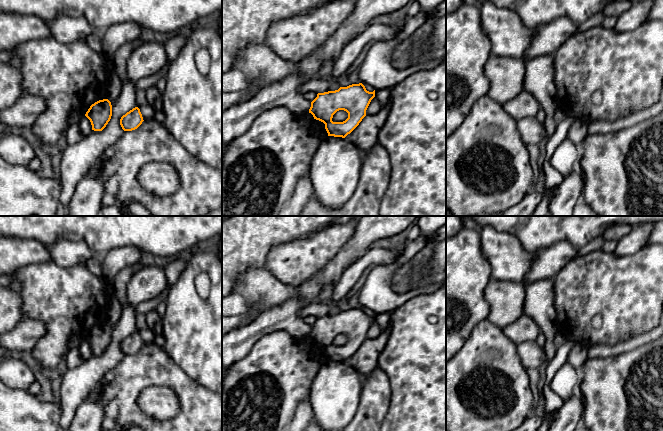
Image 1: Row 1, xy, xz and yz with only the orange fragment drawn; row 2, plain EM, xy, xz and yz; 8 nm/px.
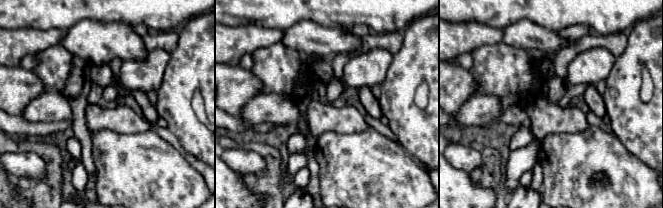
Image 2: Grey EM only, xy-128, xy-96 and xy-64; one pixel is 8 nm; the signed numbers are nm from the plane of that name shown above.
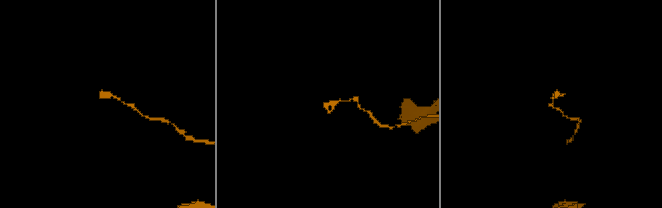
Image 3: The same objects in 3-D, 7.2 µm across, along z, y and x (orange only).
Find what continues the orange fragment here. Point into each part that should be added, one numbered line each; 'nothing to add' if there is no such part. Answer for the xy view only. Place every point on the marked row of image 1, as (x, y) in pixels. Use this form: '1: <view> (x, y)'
nothing to add

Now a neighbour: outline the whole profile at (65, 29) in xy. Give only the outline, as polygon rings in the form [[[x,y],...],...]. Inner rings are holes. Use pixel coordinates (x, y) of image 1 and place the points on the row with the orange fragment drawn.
[[[58,16],[51,22],[45,21],[54,39],[62,44],[86,41],[91,34],[97,34],[82,17]]]

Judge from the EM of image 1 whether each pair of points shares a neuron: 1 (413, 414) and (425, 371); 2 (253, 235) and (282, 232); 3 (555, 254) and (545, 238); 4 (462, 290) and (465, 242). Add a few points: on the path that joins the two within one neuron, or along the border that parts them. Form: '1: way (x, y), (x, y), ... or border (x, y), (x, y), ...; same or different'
1: way (424, 403), (425, 382); same
2: way (260, 232), (275, 232); same
3: border (573, 246), (564, 241), (557, 241), (532, 253); different
4: way (462, 278), (462, 254); same

